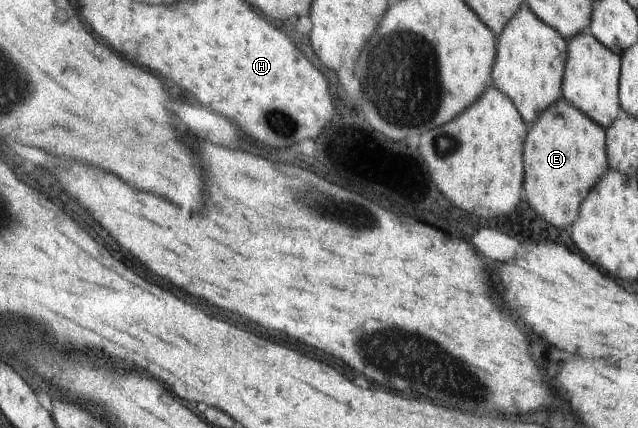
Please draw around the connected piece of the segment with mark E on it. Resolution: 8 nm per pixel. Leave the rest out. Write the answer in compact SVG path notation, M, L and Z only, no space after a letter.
M566 99L552 105L527 135L525 193L531 208L551 225L571 227L591 190L609 171L606 128Z

